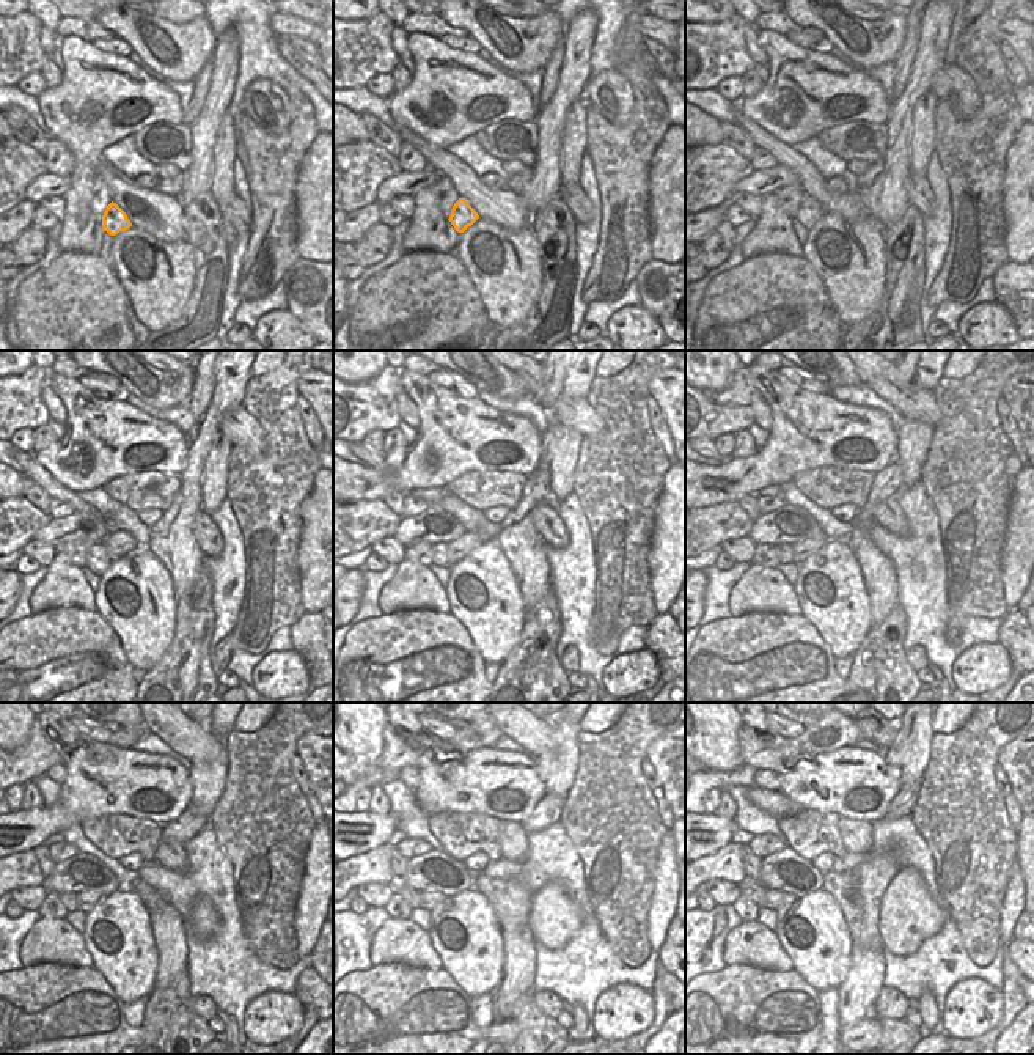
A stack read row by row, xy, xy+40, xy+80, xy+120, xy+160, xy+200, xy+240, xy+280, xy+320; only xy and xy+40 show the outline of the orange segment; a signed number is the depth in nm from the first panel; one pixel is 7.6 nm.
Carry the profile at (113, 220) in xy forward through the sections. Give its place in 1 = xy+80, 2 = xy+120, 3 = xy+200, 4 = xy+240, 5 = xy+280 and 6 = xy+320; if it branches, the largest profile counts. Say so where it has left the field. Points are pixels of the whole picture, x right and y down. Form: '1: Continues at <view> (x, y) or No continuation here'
1: Continues at xy+80 (810, 211)
2: Continues at xy+120 (98, 560)
3: Continues at xy+200 (786, 555)
4: Continues at xy+240 (69, 900)
5: Continues at xy+280 (398, 885)
6: Continues at xy+320 (748, 889)

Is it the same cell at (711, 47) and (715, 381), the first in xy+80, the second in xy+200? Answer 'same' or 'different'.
different

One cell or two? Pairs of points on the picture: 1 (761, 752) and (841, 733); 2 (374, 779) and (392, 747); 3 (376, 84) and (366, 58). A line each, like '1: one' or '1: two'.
1: one
2: two
3: two

